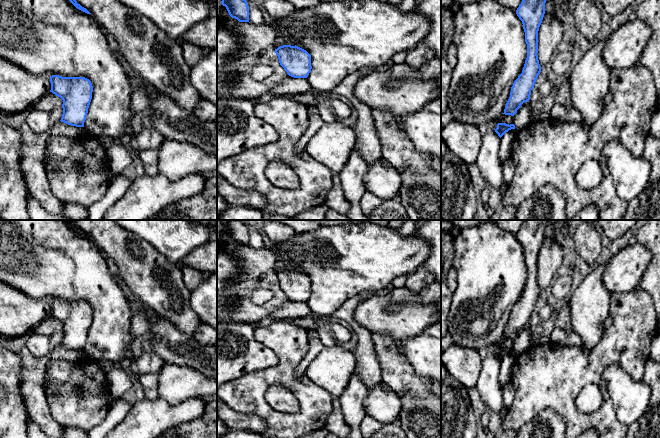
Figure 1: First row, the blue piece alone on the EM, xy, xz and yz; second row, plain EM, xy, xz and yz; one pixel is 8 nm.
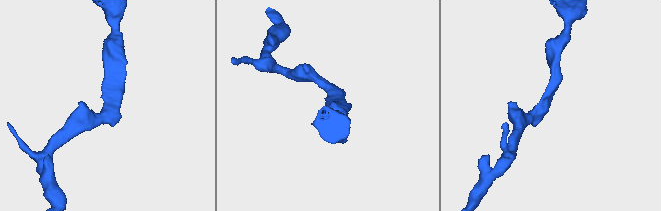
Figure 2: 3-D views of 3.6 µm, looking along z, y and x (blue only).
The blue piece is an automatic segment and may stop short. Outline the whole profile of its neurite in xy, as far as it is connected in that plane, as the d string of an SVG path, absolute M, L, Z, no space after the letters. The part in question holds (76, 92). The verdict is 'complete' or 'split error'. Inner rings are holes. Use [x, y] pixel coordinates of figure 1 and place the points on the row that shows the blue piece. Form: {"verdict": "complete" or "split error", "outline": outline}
{"verdict": "complete", "outline": "M50 77L53 94L63 100L61 122L71 126L84 127L88 108L92 99L93 86L85 77Z"}

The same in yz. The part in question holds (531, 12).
{"verdict": "complete", "outline": "M522 0L516 14L522 21L527 44L527 58L522 73L511 87L510 97L506 103L505 115L514 116L524 102L530 100L541 66L538 60L538 31L545 14L546 0Z"}

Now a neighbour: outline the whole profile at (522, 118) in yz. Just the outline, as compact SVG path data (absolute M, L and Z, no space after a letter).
M478 0L463 4L454 14L453 22L457 64L453 68L448 94L452 118L476 126L492 121L514 124L517 132L523 130L534 116L530 101L524 102L514 116L504 114L512 84L522 73L527 58L525 32L516 11L496 0Z

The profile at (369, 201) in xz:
M366 191L361 199L361 209L365 216L382 204L382 200L371 192Z

